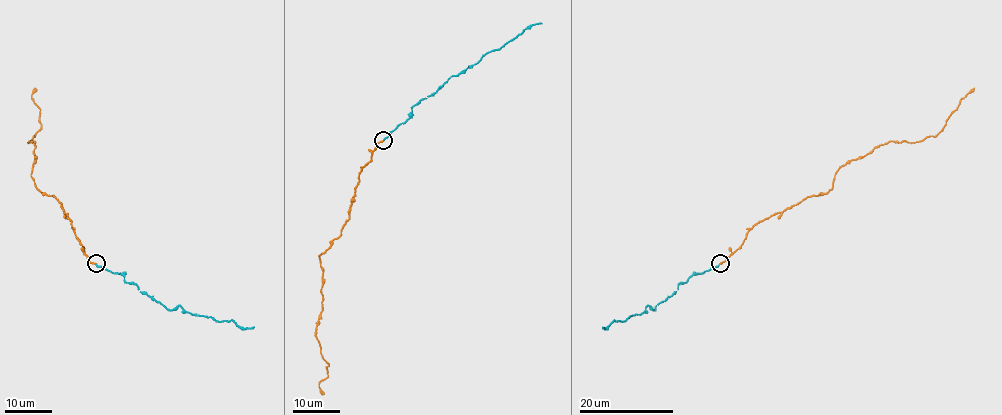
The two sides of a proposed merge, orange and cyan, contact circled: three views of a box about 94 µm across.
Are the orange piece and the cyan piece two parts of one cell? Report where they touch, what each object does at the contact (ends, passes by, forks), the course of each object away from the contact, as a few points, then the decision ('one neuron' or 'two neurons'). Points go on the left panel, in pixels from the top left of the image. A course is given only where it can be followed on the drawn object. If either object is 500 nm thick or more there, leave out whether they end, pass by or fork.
at (96, 263); orange ends there; cyan ends there; orange runs (95, 264), (62, 204), (30, 174), (35, 148), (28, 142), (41, 126), (35, 87); cyan runs (95, 264), (121, 274), (163, 306), (175, 310), (179, 305), (192, 314), (232, 320), (244, 329), (254, 326); one neuron

